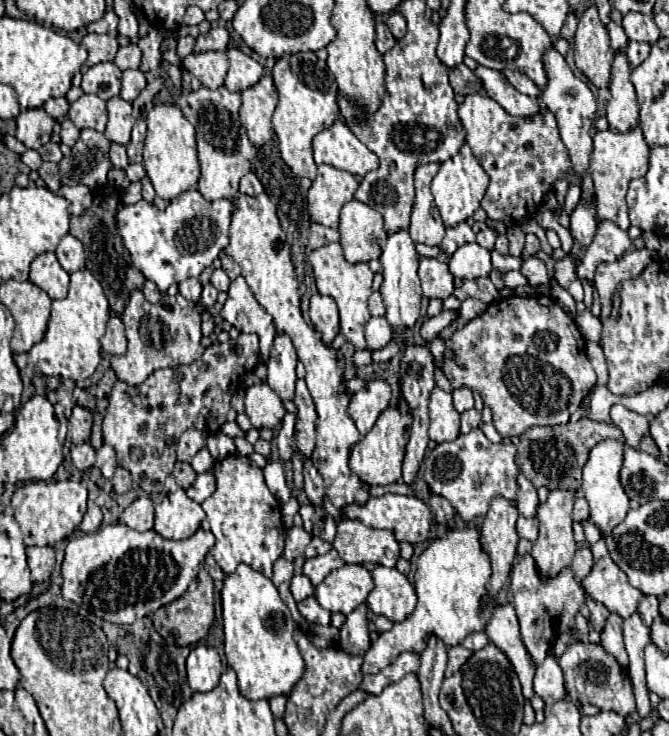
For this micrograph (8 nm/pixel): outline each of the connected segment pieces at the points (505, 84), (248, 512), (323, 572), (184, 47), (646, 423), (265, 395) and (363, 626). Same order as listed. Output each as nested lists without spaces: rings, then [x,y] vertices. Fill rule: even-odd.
[[[478,65],[474,69],[474,73],[482,81],[486,93],[492,99],[496,99],[504,107],[504,111],[508,111],[510,115],[514,115],[514,117],[528,117],[528,115],[536,115],[536,111],[540,111],[538,99],[532,99],[528,95],[518,93],[510,85],[510,81],[504,77],[502,71]]]
[[[232,455],[216,461],[216,491],[202,503],[206,519],[204,529],[210,529],[216,537],[216,545],[210,549],[216,563],[224,573],[234,573],[240,563],[250,565],[266,577],[272,577],[272,565],[284,551],[284,527],[280,519],[280,505],[268,491],[262,469],[252,467],[246,457]]]
[[[336,549],[328,551],[328,555],[318,555],[318,557],[310,557],[304,563],[304,575],[312,581],[312,585],[316,587],[318,583],[322,583],[322,579],[334,571],[340,569],[344,565],[344,561],[338,557]]]
[[[188,35],[188,37],[180,37],[180,39],[178,39],[178,49],[176,49],[176,53],[178,53],[178,57],[180,57],[180,59],[184,59],[186,55],[190,55],[190,53],[192,53],[194,41],[196,41],[196,39],[194,39],[194,37],[190,37],[190,35]]]
[[[616,403],[610,407],[610,417],[612,421],[622,429],[624,433],[624,439],[626,439],[626,445],[638,449],[640,445],[640,439],[644,435],[648,435],[648,427],[650,427],[650,419],[640,415],[640,413],[634,413],[630,409],[626,409],[624,405]]]
[[[266,383],[248,387],[244,405],[246,405],[246,415],[250,417],[256,429],[262,429],[262,427],[274,429],[286,413],[280,397]]]
[[[360,605],[356,611],[352,611],[340,629],[340,649],[350,655],[364,655],[370,647],[368,637],[368,619],[366,619],[366,605]]]

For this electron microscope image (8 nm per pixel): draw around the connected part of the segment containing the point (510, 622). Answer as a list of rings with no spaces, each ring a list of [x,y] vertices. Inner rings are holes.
[[[512,603],[496,605],[484,631],[486,631],[488,639],[508,655],[510,663],[514,665],[514,671],[520,677],[524,697],[532,699],[534,697],[534,689],[532,689],[534,665],[520,639],[520,627],[518,627],[518,617],[516,617],[514,605]]]

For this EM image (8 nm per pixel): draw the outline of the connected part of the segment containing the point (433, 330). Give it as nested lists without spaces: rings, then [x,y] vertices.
[[[444,309],[440,315],[426,319],[426,321],[422,323],[422,327],[420,327],[420,337],[422,337],[422,341],[428,345],[428,343],[430,343],[444,327],[448,327],[454,319],[456,319],[456,311],[446,311],[446,309]]]

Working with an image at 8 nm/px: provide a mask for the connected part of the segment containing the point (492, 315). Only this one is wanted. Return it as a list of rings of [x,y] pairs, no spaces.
[[[506,297],[488,305],[476,319],[456,329],[450,339],[444,339],[444,365],[442,371],[452,383],[452,389],[468,387],[478,391],[484,405],[492,411],[492,425],[502,437],[520,437],[534,425],[562,425],[568,423],[570,413],[580,407],[588,387],[596,383],[596,373],[586,357],[586,341],[580,335],[574,319],[550,297]]]

